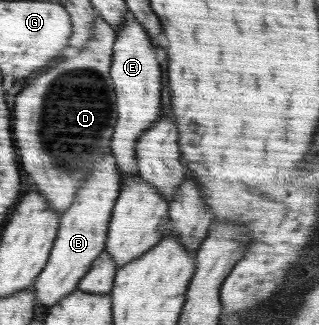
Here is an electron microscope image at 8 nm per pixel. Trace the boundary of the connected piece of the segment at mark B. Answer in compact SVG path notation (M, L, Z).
M106 149L90 179L86 179L75 193L74 203L61 214L59 228L46 265L37 275L31 289L36 297L36 307L52 307L76 290L82 276L90 269L94 260L105 251L108 226L112 210L123 187L120 171L111 149Z

